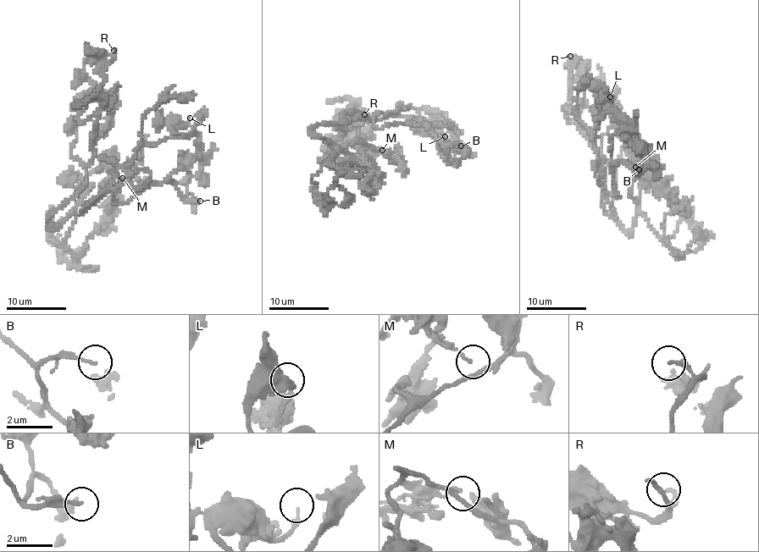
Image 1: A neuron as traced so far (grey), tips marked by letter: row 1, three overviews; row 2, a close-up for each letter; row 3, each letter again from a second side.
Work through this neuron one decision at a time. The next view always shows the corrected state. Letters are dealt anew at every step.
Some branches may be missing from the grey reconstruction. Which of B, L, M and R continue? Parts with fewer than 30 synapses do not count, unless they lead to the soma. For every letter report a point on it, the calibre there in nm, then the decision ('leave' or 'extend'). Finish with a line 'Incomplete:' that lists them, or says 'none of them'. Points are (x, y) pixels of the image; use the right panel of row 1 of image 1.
B: at (639, 169); 110 nm thick; extend
L: at (610, 96); 130 nm thick; leave
M: at (635, 167); 90 nm thick; leave
R: at (570, 56); 160 nm thick; leave
Incomplete: B

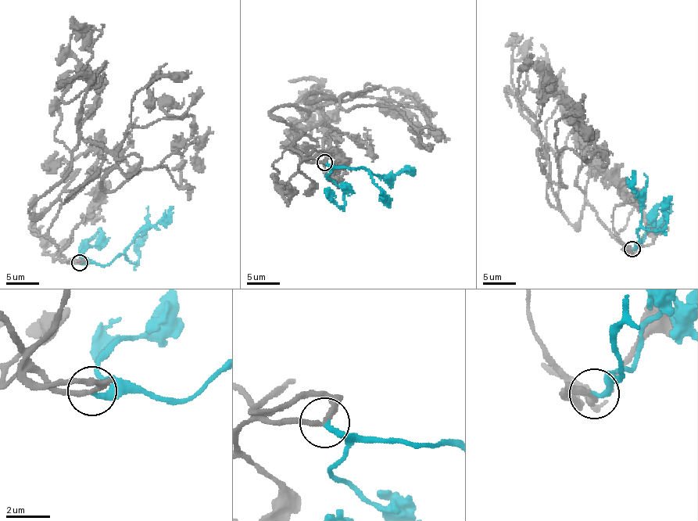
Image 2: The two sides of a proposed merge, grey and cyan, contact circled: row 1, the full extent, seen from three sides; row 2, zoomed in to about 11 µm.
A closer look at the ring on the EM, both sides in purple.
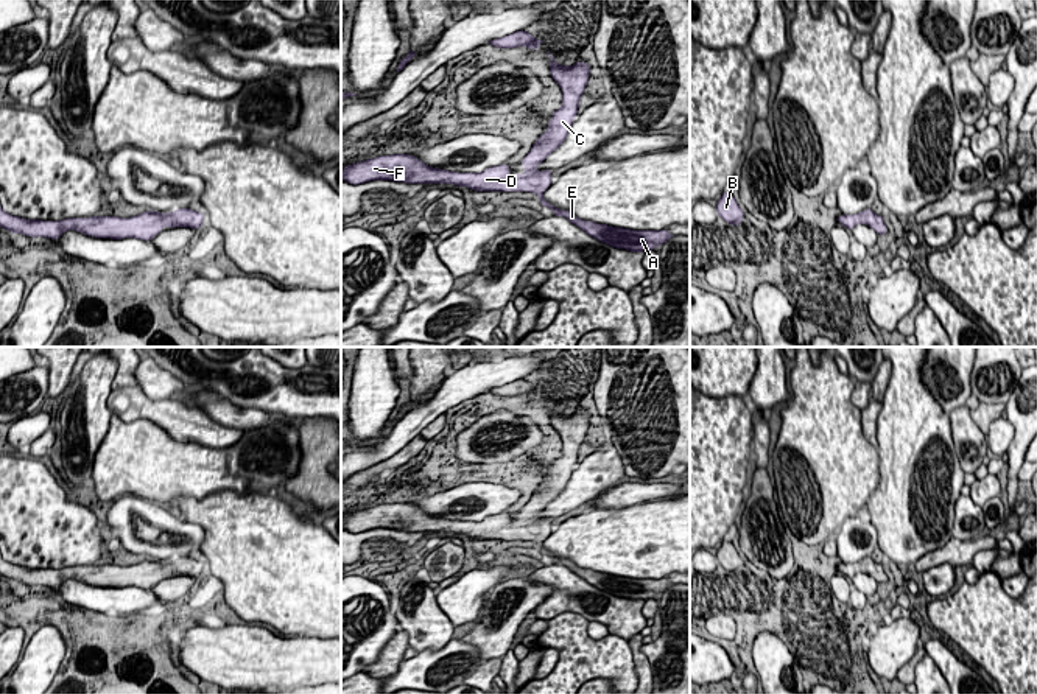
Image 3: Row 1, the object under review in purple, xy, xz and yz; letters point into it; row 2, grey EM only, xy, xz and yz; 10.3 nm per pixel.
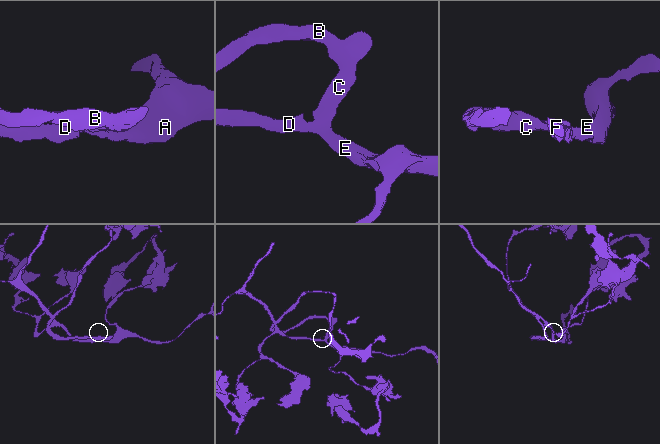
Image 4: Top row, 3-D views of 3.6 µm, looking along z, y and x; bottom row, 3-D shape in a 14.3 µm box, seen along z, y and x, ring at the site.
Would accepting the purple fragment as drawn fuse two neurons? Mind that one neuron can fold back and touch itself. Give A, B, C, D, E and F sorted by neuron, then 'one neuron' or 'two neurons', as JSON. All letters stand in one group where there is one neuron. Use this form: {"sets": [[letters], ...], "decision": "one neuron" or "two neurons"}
{"sets": [["A", "B", "C", "D", "E", "F"]], "decision": "one neuron"}

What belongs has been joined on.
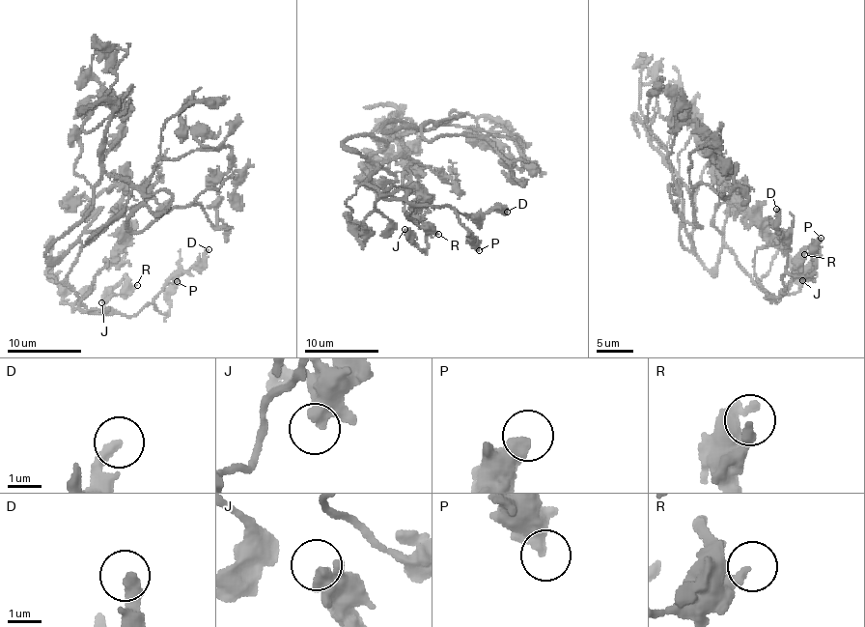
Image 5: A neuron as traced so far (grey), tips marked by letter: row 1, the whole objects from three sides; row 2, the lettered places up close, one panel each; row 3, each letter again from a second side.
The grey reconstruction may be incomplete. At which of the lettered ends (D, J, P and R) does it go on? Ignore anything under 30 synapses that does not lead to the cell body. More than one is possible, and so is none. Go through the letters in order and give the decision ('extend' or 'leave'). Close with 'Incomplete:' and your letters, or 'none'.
D: leave
J: leave
P: leave
R: leave
Incomplete: none

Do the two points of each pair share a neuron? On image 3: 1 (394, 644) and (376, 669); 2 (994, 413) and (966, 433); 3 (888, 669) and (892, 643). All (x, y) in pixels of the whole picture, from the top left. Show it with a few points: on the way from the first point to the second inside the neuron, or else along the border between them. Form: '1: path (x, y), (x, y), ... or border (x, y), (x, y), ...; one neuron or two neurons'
1: path (394, 651), (382, 663); one neuron
2: border (969, 410), (973, 422), (986, 438); two neurons
3: path (888, 663), (889, 649); one neuron

